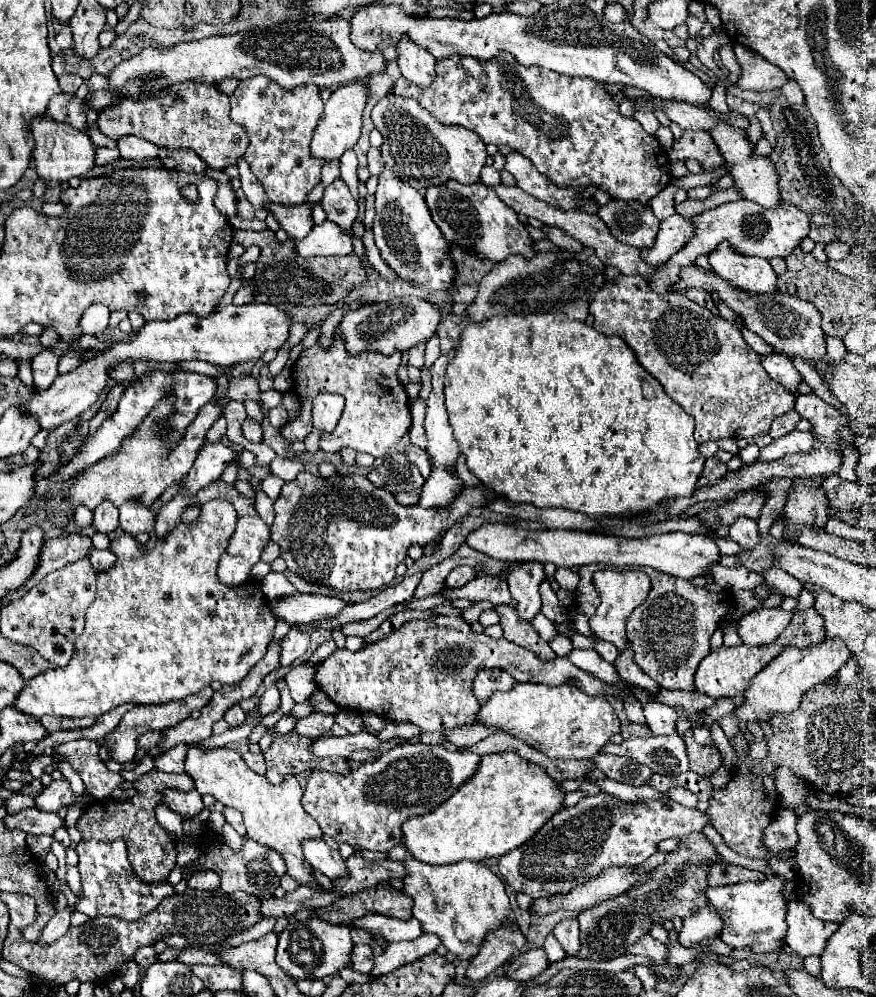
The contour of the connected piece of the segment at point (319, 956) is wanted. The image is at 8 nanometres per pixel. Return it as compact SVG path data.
M309 916L305 920L289 922L285 930L279 934L277 964L297 980L323 980L325 976L333 976L341 968L349 966L351 948L353 942L347 924L329 924L319 916Z

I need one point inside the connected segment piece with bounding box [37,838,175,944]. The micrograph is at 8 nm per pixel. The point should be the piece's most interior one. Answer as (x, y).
(109, 886)

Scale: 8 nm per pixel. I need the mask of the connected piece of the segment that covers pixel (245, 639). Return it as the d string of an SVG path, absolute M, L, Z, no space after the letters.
M209 500L209 504L201 506L201 514L193 524L183 524L179 522L165 538L157 538L155 546L151 550L145 550L145 544L141 544L133 534L125 532L123 536L119 536L117 540L111 540L109 550L117 556L115 564L109 570L101 570L97 572L97 598L95 602L87 608L87 622L85 622L85 630L83 634L77 638L75 642L75 650L73 650L73 658L69 660L67 666L63 668L51 668L39 676L35 676L33 680L25 682L25 688L21 692L21 696L15 700L15 708L19 708L25 714L31 714L35 718L41 718L45 714L51 716L67 716L67 718L77 718L77 716L93 716L99 718L101 714L125 704L125 702L133 702L133 704L165 704L171 700L183 700L195 692L199 692L203 686L207 684L239 684L249 670L265 656L269 642L273 640L273 630L275 630L275 616L271 614L269 606L267 606L267 598L261 590L261 582L255 578L249 578L245 584L241 586L227 586L221 584L219 576L217 576L217 568L219 568L219 560L225 554L227 546L229 546L229 538L233 536L237 526L237 512L233 508L233 504L225 502L225 500Z

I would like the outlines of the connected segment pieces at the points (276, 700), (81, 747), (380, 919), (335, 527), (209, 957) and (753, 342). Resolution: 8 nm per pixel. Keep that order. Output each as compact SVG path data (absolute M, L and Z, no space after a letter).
M277 682L267 688L261 696L258 708L262 716L266 716L278 710L281 704L280 693L277 687Z
M81 738L81 740L57 744L55 750L77 770L77 774L85 782L87 792L97 800L109 798L111 792L125 782L121 774L109 772L105 762L99 758L97 754L99 748L97 742L93 740Z
M365 916L365 920L355 922L357 928L365 928L373 934L385 936L389 942L399 942L399 940L415 940L423 934L421 922L411 918L411 920L397 920L391 916Z
M299 472L295 480L285 482L283 492L275 500L275 522L271 526L271 540L281 546L281 558L287 562L287 568L305 578L307 582L323 584L335 588L339 592L355 592L355 590L375 590L391 584L395 578L395 568L405 560L407 548L411 544L429 544L441 532L449 530L459 518L467 514L469 508L485 508L499 498L493 490L479 484L473 488L465 488L461 496L453 502L449 510L425 510L421 506L399 506L387 490L373 486L367 476L349 474L349 476L331 476L321 478L309 472Z
M188 949L182 951L176 958L177 961L192 966L194 964L224 965L215 954L209 951Z
M743 328L743 330L741 330L741 334L743 334L745 342L747 342L747 344L757 352L757 354L771 354L771 352L773 352L773 348L771 348L765 340L761 340L757 334L753 334L751 330Z

